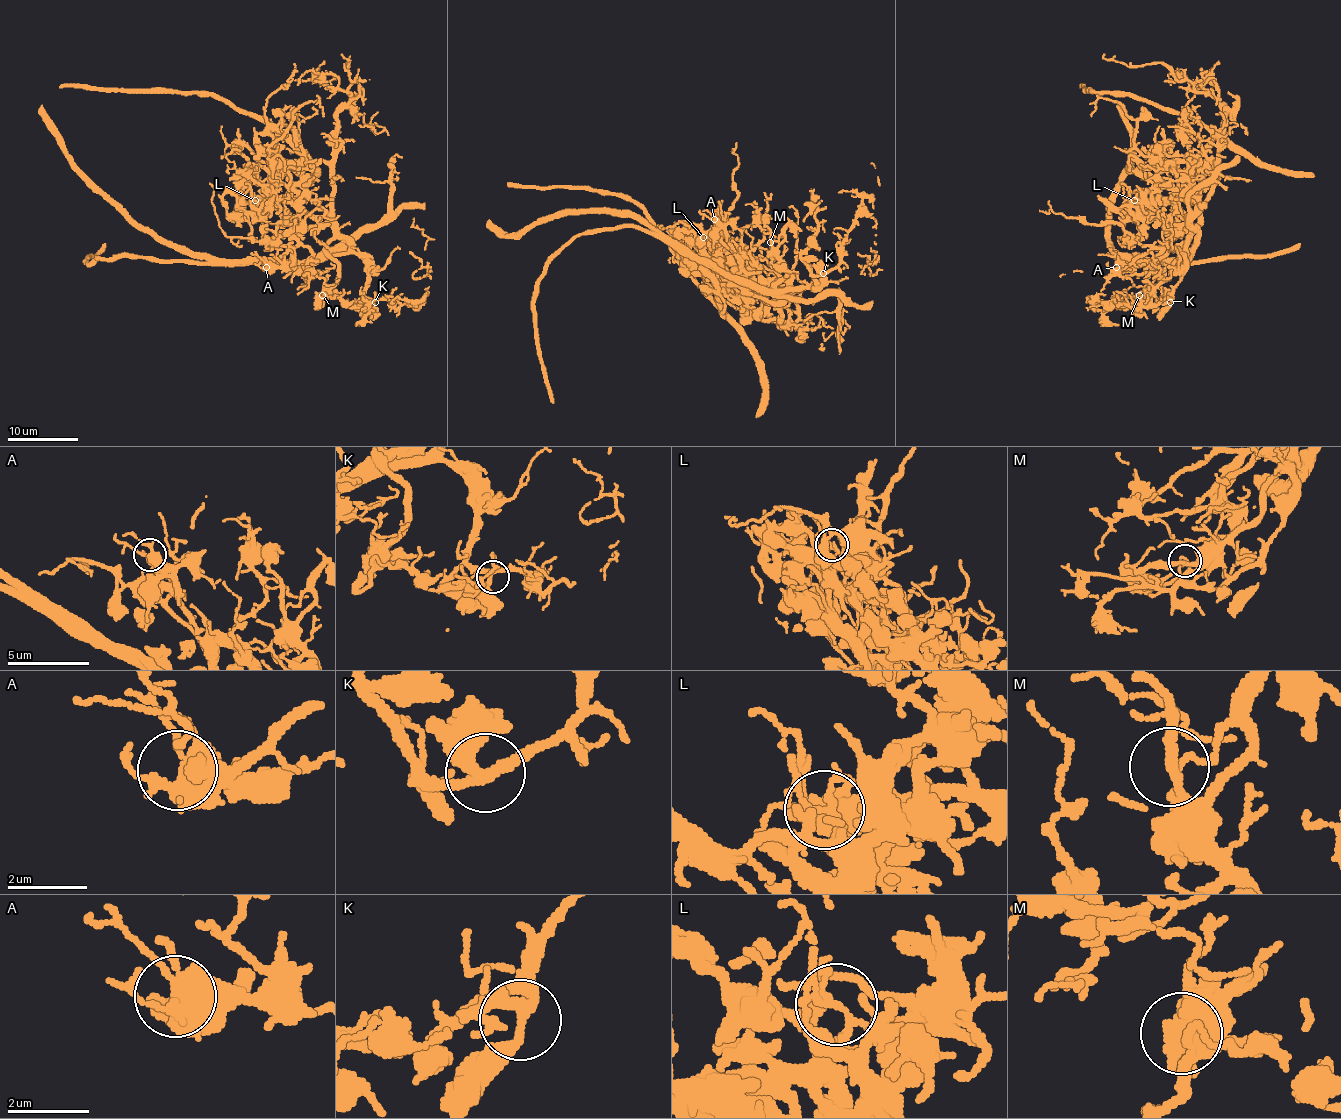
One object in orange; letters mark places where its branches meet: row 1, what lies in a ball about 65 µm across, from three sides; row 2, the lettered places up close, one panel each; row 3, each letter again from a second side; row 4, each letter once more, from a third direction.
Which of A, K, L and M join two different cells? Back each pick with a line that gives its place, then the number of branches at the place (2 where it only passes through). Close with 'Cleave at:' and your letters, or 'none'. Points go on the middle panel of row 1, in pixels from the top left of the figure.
L: at (703, 237); 5 branches meet
Cleave at: L

